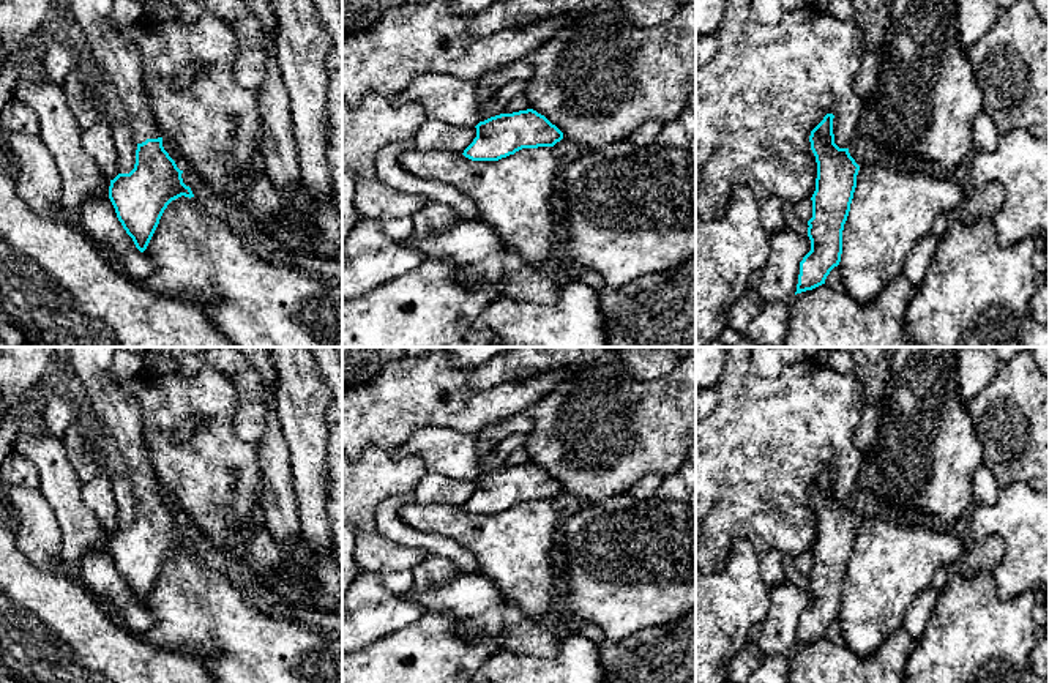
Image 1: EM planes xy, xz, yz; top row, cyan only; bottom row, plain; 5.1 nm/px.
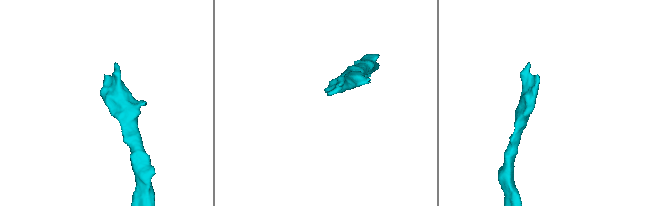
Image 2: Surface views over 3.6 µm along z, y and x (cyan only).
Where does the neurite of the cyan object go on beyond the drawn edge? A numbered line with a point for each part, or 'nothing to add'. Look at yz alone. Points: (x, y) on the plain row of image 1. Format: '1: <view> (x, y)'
nothing to add

